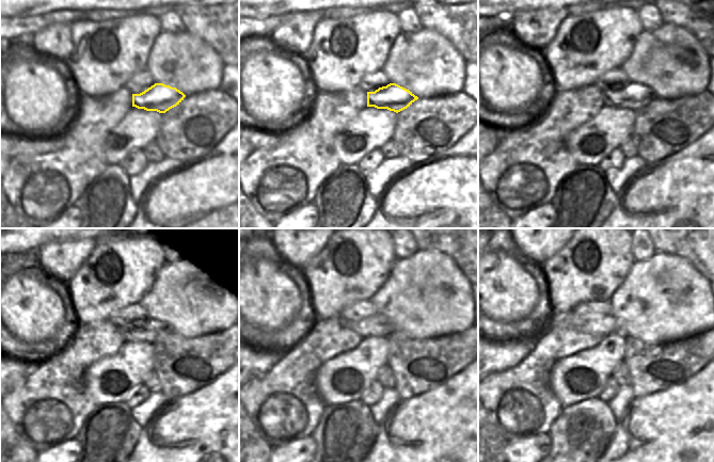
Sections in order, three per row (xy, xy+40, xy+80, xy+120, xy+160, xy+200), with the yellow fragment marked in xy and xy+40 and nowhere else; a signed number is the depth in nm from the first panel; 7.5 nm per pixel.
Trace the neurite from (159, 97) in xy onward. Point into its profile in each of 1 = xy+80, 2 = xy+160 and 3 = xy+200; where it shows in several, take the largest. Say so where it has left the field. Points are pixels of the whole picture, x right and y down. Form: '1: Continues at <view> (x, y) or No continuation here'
1: Continues at xy+80 (634, 96)
2: Continues at xy+160 (377, 325)
3: Continues at xy+200 (500, 355)

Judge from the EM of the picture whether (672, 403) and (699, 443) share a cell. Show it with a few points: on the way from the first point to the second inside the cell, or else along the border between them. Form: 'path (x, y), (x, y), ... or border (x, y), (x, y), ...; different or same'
path (680, 413), (686, 431), (689, 434); same

